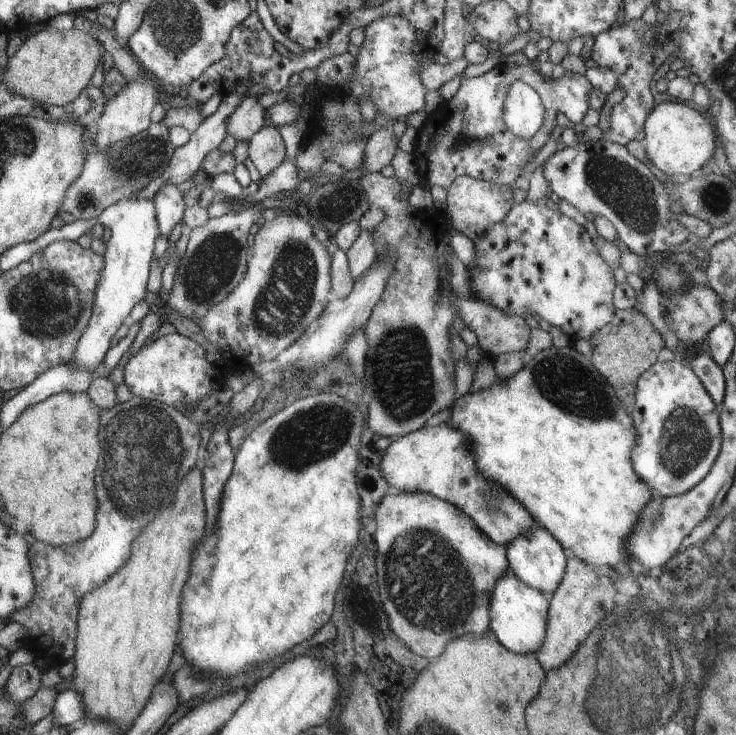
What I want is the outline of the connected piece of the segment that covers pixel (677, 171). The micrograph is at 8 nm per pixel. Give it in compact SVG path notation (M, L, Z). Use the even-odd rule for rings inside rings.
M667 98L651 109L643 123L642 145L647 158L668 178L684 179L698 170L713 156L713 128L699 112L679 101Z

